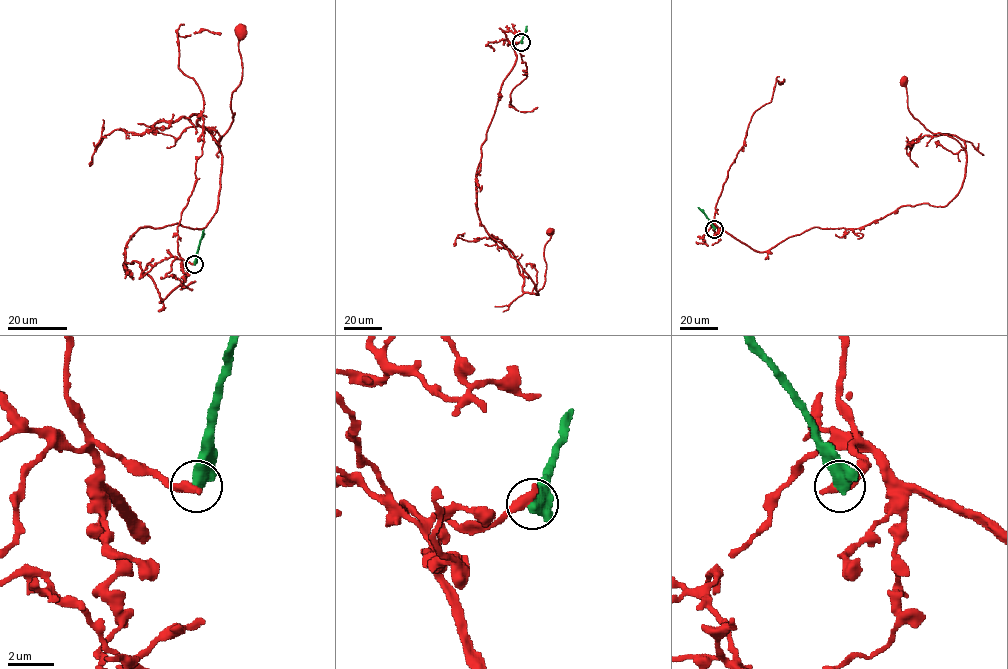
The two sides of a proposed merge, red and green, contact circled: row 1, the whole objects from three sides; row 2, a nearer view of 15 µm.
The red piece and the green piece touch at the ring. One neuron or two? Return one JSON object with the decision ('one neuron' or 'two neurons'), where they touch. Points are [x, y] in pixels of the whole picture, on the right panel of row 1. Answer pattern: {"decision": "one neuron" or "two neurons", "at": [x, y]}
{"decision": "two neurons", "at": [714, 229]}

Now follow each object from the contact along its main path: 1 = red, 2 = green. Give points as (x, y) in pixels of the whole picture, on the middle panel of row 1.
1: (520, 42), (512, 44), (516, 60), (481, 147), (476, 210), (537, 294), (545, 282), (549, 232)
2: (521, 42), (527, 26)

